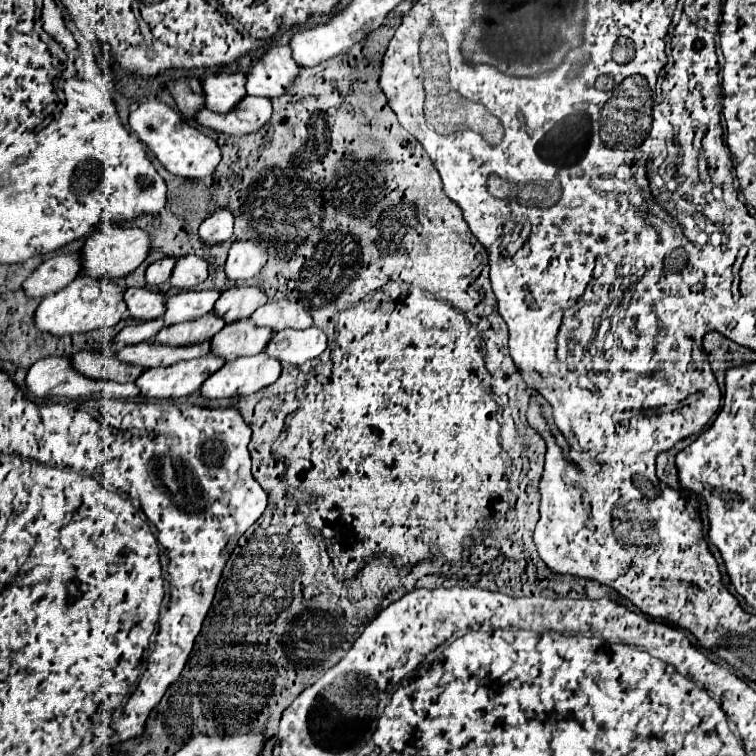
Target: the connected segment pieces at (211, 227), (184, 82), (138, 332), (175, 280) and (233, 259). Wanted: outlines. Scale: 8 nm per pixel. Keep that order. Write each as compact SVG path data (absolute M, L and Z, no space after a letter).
M217 209L199 227L199 237L205 245L221 245L227 239L231 239L231 235L233 235L233 215L227 209Z
M179 79L171 81L169 91L177 103L177 109L191 121L197 119L199 109L205 109L205 91L199 79Z
M153 319L153 321L143 321L137 325L127 325L115 335L117 345L137 345L143 341L149 341L155 337L155 333L163 327L163 319Z
M185 255L177 259L171 275L171 287L191 289L207 279L207 261L197 255Z
M235 241L229 249L225 275L233 281L245 281L259 275L267 263L267 251L251 241Z

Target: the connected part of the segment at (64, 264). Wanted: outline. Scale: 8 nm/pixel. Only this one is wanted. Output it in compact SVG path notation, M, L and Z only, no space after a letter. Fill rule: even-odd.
M79 253L77 255L55 255L43 261L23 283L27 297L41 299L61 291L79 275Z

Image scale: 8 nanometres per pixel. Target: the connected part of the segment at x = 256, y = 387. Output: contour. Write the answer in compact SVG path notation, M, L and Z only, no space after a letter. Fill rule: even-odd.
M267 355L241 357L227 361L219 371L215 371L203 385L203 399L231 399L241 395L253 395L263 387L277 381L281 373L281 363Z

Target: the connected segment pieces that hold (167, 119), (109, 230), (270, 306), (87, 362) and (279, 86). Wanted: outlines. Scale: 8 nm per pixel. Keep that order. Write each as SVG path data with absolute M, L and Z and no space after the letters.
M145 101L131 115L129 125L137 133L137 137L147 145L147 149L157 157L157 161L173 175L185 179L201 179L213 175L215 167L221 161L221 153L217 143L195 129L189 121L183 119L179 111L173 111L169 105L161 101Z
M103 223L103 227L97 229L93 237L89 237L81 249L81 275L85 277L109 277L109 279L121 279L133 273L147 257L149 253L149 239L147 233L141 229L125 229L115 227L109 223Z
M293 301L265 303L251 315L251 321L257 327L269 327L271 331L307 329L313 325L313 319L307 315L307 311Z
M81 351L77 355L73 355L71 359L71 367L87 377L87 379L99 379L99 381L115 381L115 383L129 383L135 381L141 375L141 367L131 367L125 363L119 363L119 359L115 359L113 351L107 353L89 353L89 351Z
M273 45L247 73L247 93L267 99L281 97L295 85L299 73L301 67L295 63L291 49Z

